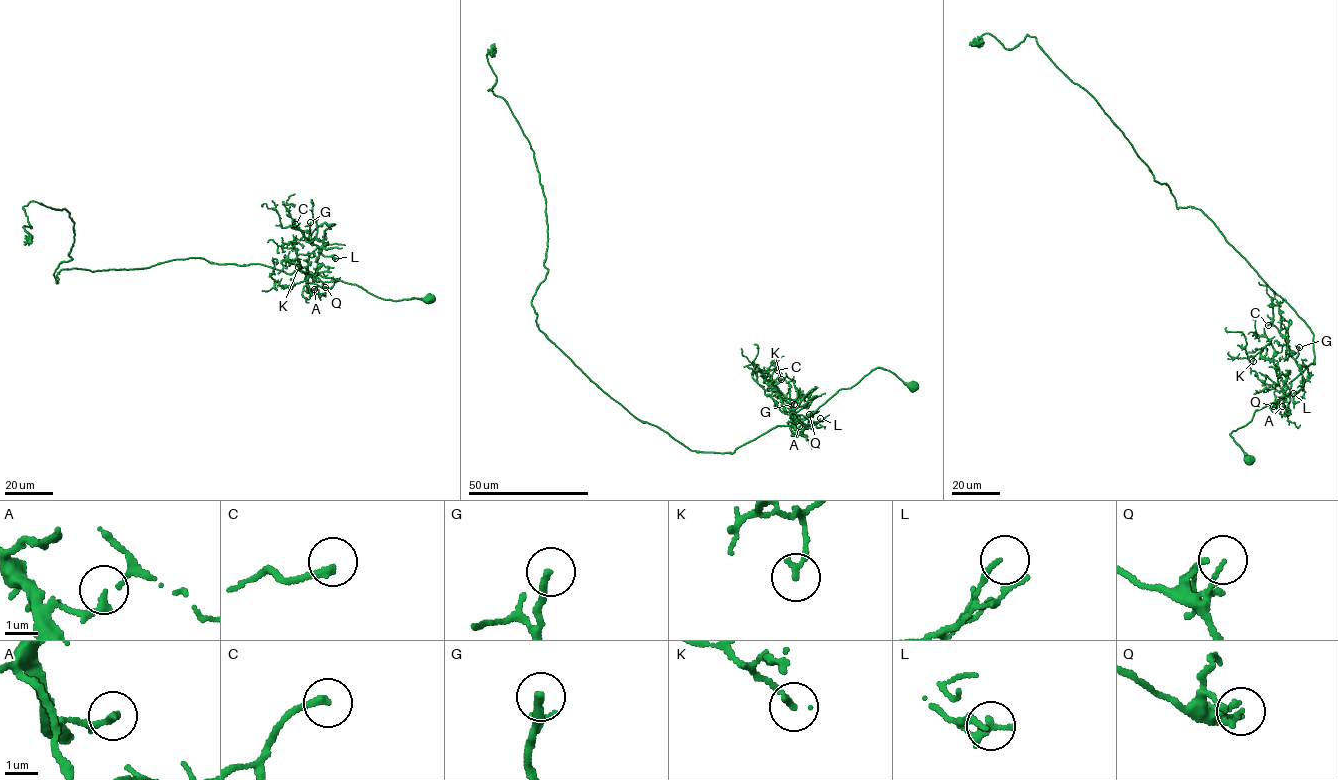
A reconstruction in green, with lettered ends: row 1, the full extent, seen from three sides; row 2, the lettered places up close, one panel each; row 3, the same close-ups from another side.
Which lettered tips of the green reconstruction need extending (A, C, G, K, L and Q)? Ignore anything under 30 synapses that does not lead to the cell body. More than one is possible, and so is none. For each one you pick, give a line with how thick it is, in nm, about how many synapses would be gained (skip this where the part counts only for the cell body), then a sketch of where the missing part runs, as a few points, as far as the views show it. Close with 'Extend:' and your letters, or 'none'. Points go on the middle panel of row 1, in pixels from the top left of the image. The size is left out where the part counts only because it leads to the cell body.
G: 240 nm thick; about 80 synapses; missing branch runs (794, 404), (748, 357), (753, 348)
Extend: G

